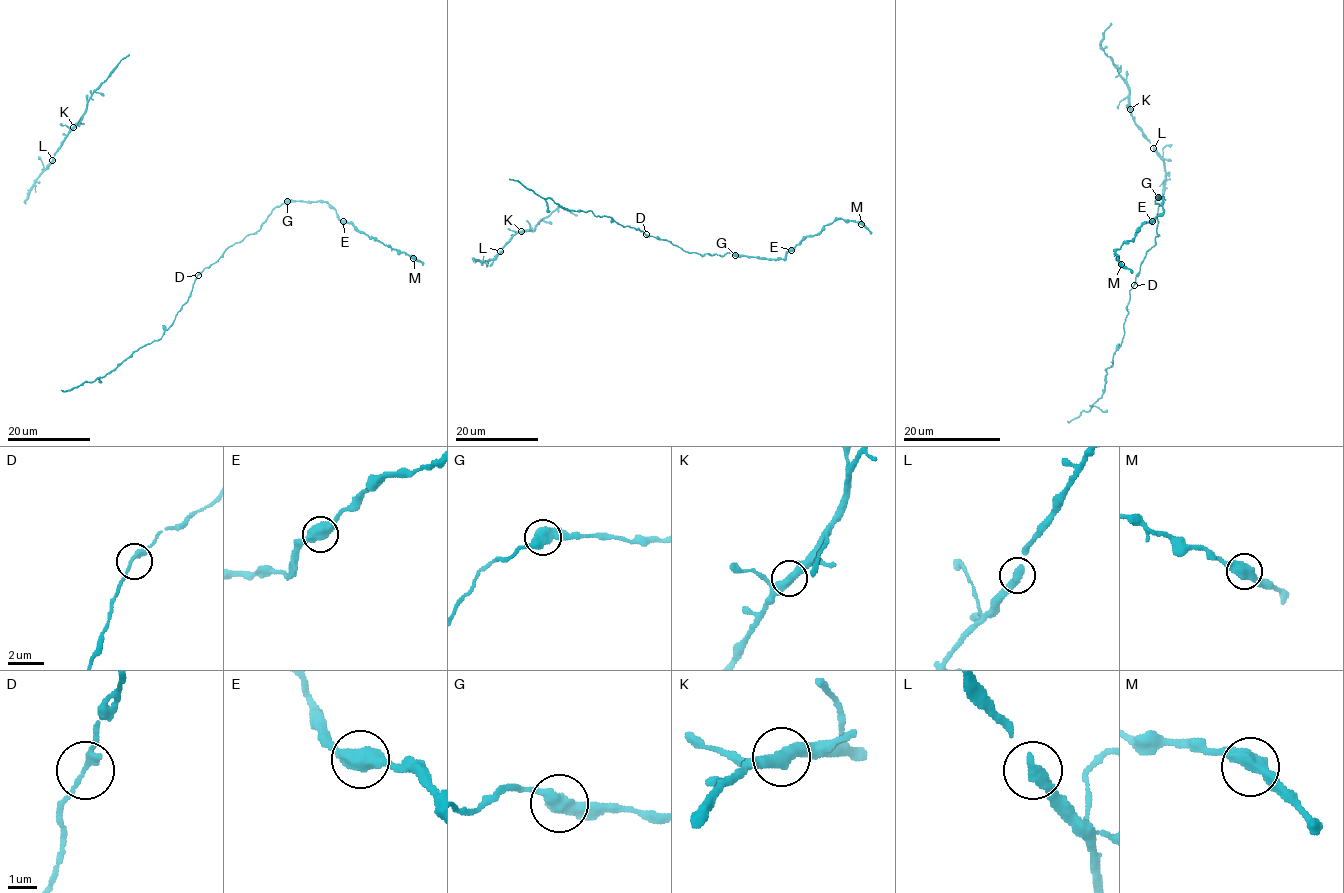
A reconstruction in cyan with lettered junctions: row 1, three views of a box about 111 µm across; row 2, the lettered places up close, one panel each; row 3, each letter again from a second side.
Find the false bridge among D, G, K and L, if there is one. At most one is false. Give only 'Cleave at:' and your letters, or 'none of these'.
Cleave at: G

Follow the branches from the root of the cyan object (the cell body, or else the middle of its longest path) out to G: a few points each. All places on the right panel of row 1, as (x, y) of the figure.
G: (1134, 284), (1140, 264), (1158, 235), (1158, 197)

